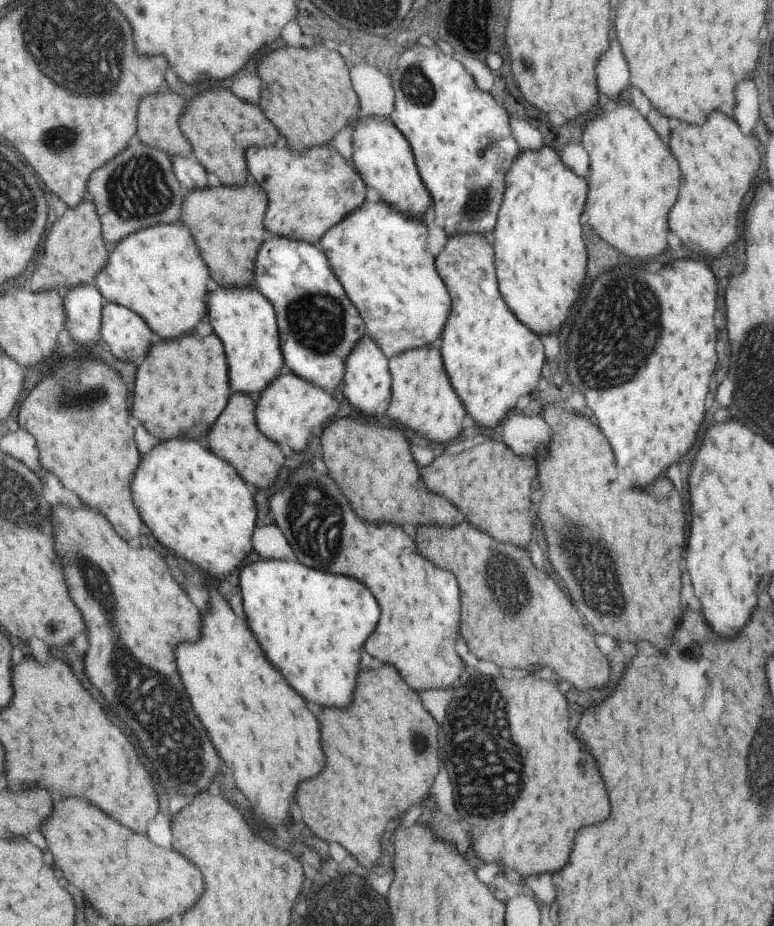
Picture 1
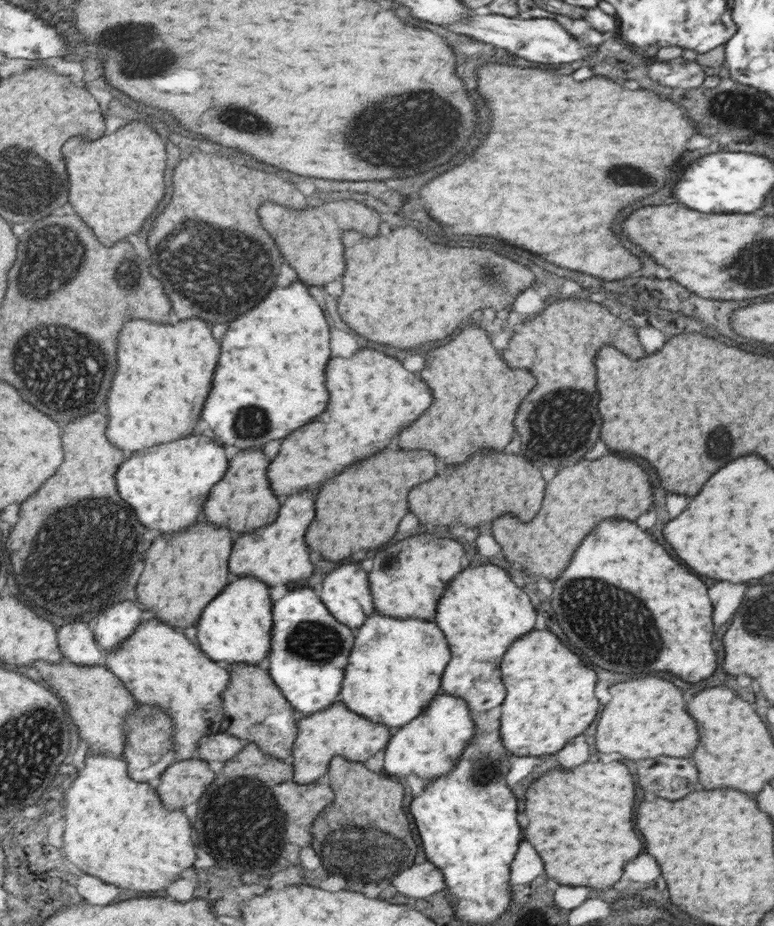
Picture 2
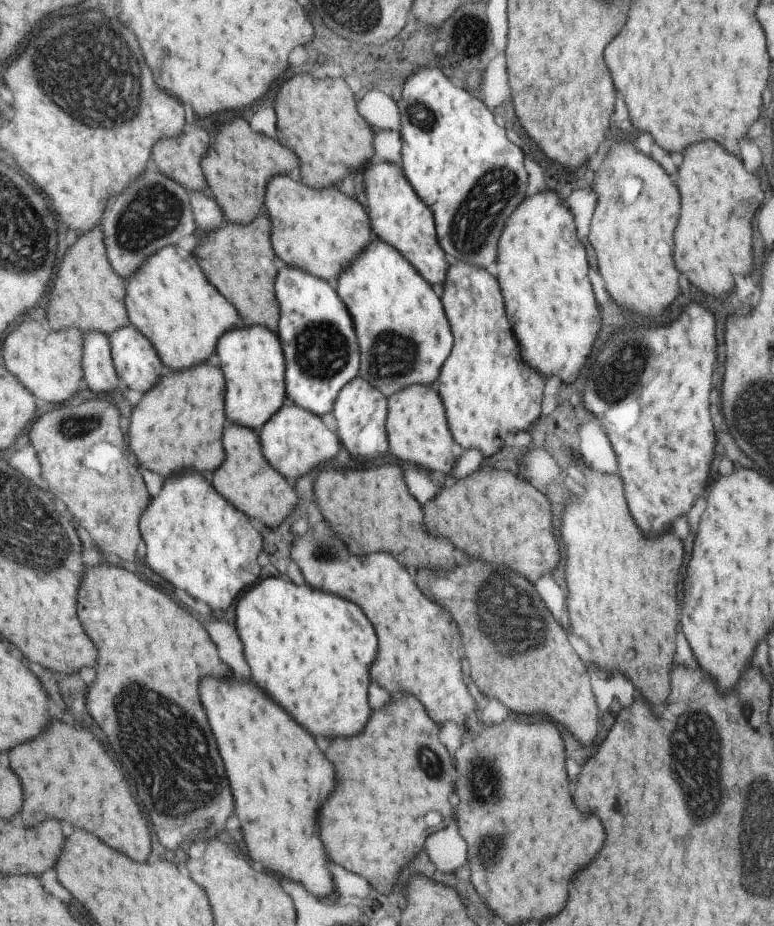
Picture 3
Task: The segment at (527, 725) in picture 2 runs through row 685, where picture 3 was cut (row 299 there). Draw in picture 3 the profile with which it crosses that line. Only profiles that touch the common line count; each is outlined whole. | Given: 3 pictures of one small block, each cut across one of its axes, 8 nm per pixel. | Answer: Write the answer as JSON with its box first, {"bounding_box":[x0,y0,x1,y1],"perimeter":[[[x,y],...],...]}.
{"bounding_box":[496,190,600,382],"perimeter":[[[546,190],[526,198],[518,206],[518,214],[510,218],[510,226],[502,234],[502,258],[498,258],[496,272],[502,290],[506,290],[506,306],[510,306],[510,318],[518,326],[518,342],[522,342],[528,366],[546,378],[558,376],[562,382],[574,382],[600,332],[600,312],[588,278],[586,248],[578,240],[572,212],[562,202],[554,190]]]}

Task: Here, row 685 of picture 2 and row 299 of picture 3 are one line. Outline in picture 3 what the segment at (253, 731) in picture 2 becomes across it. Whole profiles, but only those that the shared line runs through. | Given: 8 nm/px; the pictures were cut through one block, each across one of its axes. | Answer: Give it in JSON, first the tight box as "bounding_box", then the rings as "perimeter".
{"bounding_box":[195,216,282,335],"perimeter":[[[260,216],[250,226],[228,222],[214,234],[200,234],[195,253],[201,260],[209,279],[240,311],[245,326],[269,326],[280,335],[282,304],[278,298],[277,282],[282,262],[273,243],[273,219]]]}

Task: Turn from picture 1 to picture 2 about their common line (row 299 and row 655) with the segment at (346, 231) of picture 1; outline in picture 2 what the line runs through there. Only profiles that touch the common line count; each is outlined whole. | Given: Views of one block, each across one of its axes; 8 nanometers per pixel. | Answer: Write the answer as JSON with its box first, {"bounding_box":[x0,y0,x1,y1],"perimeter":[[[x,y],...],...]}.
{"bounding_box":[341,611,450,730],"perimeter":[[[375,611],[356,632],[357,642],[354,645],[354,654],[350,655],[350,666],[346,671],[341,701],[358,715],[374,723],[382,723],[391,730],[413,722],[426,706],[437,698],[442,672],[450,660],[450,650],[442,630],[434,622],[426,622],[418,617],[384,616]]]}

